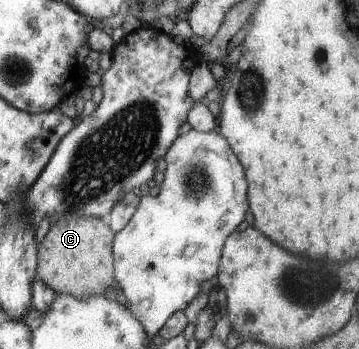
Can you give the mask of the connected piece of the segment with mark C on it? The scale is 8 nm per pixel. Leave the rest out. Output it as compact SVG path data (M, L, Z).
M74 210L60 215L50 223L43 240L37 246L35 274L56 295L86 299L92 295L110 293L113 278L111 244L113 232L100 218L79 217Z

